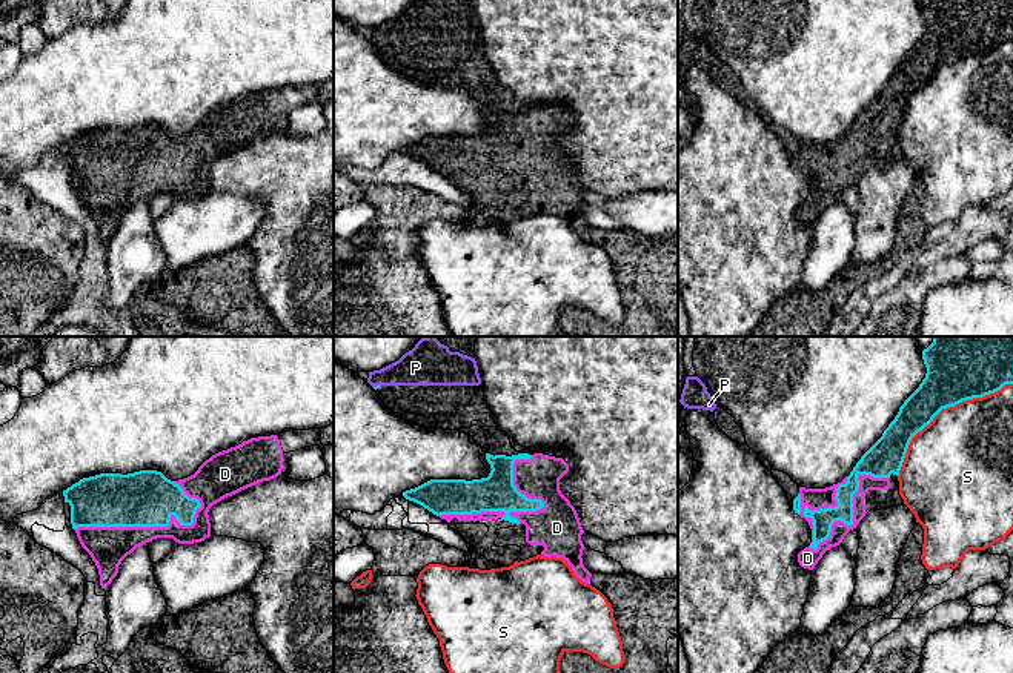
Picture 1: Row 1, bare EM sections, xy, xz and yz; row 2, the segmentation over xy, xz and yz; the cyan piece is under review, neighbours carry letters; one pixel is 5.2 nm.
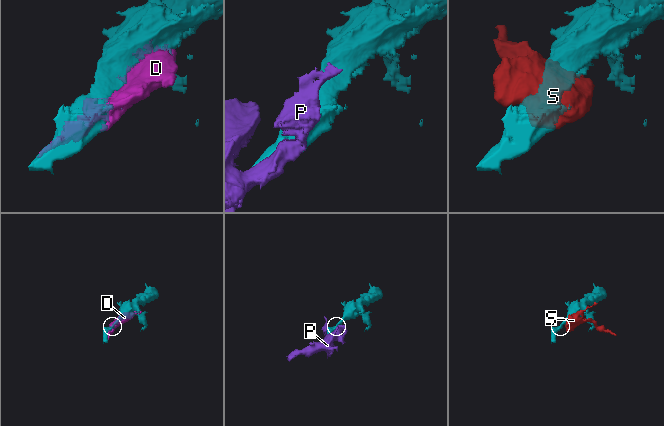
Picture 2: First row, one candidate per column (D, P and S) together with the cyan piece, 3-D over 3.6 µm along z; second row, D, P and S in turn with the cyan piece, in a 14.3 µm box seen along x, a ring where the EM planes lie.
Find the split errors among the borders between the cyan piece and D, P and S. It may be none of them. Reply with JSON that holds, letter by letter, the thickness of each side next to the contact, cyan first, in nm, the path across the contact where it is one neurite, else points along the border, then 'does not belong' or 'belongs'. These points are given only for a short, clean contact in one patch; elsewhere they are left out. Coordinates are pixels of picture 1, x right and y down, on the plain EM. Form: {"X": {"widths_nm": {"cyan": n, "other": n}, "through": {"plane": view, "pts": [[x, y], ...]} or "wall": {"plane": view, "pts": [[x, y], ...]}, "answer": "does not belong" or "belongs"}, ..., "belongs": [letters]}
{"D": {"widths_nm": {"cyan": 110, "other": 80}, "answer": "belongs"}, "P": {"widths_nm": {"cyan": 20, "other": 200}, "answer": "does not belong"}, "S": {"widths_nm": {"cyan": 300, "other": 460}, "answer": "does not belong"}, "belongs": ["D"]}

